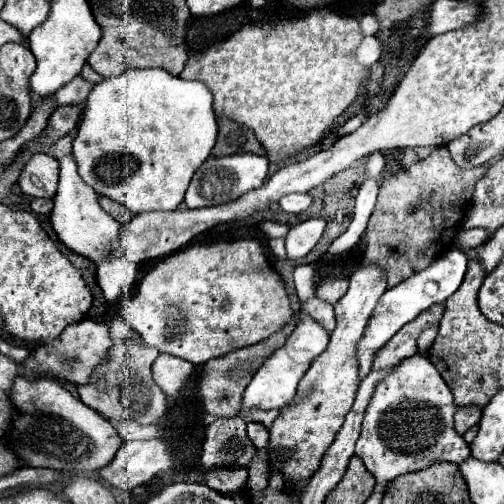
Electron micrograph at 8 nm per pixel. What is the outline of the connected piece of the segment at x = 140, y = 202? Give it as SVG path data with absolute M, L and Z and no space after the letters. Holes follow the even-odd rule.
M162 68L128 70L112 78L112 98L116 84L132 84L136 108L120 106L116 114L108 114L108 80L92 88L74 138L78 174L98 194L124 204L132 214L176 210L194 172L210 158L216 144L218 122L212 110L212 92L202 82L182 80ZM108 156L134 156L134 160Z

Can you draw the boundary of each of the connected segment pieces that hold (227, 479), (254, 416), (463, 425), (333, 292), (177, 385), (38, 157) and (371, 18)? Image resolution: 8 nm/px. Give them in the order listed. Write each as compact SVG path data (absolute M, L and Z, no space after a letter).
M244 468L238 470L212 470L206 474L206 484L220 492L220 494L236 494L242 488L246 488L246 480L248 480L248 472Z
M270 410L270 412L244 412L246 422L260 422L260 424L264 424L266 428L272 426L272 422L274 422L276 416L278 416L276 410Z
M474 406L458 408L456 414L454 414L454 430L462 436L468 428L472 428L480 422L480 416L482 416L482 410L478 410Z
M328 278L322 282L322 286L318 286L316 296L328 304L336 304L349 287L349 280L346 278Z
M160 354L152 364L152 374L154 374L154 382L162 388L166 396L176 396L186 388L188 380L192 378L194 364L182 358Z
M34 154L22 174L20 174L20 188L24 194L34 198L54 198L58 190L58 172L60 164L56 158L46 154Z
M373 13L362 15L359 18L359 23L361 32L364 36L368 36L368 34L376 34L376 30L378 30L378 25L380 24Z

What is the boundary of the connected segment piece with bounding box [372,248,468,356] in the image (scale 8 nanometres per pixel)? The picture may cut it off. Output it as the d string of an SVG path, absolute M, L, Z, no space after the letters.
M452 248L448 250L442 258L432 262L428 268L422 272L416 272L408 280L404 280L400 286L388 288L380 300L378 306L374 308L374 322L372 322L372 356L384 346L404 324L412 322L420 312L428 310L434 304L444 304L446 298L450 298L462 284L464 274L468 270L468 258L458 250Z

